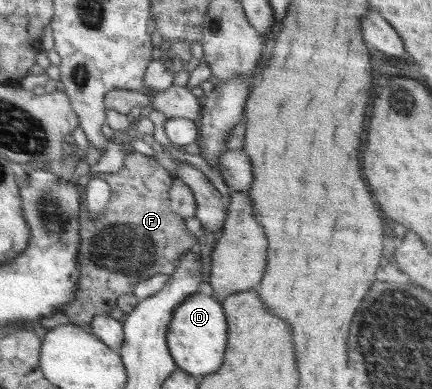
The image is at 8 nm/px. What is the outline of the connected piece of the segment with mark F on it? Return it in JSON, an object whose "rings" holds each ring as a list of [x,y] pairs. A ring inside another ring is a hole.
{"rings":[[[131,152],[123,168],[109,174],[123,174],[127,185],[109,186],[109,204],[96,220],[90,219],[85,198],[81,198],[80,280],[74,299],[63,308],[73,324],[86,329],[96,316],[109,315],[121,294],[134,294],[136,284],[150,276],[171,275],[180,256],[198,248],[198,235],[185,227],[185,218],[171,210],[169,189],[175,178],[155,158]]]}

